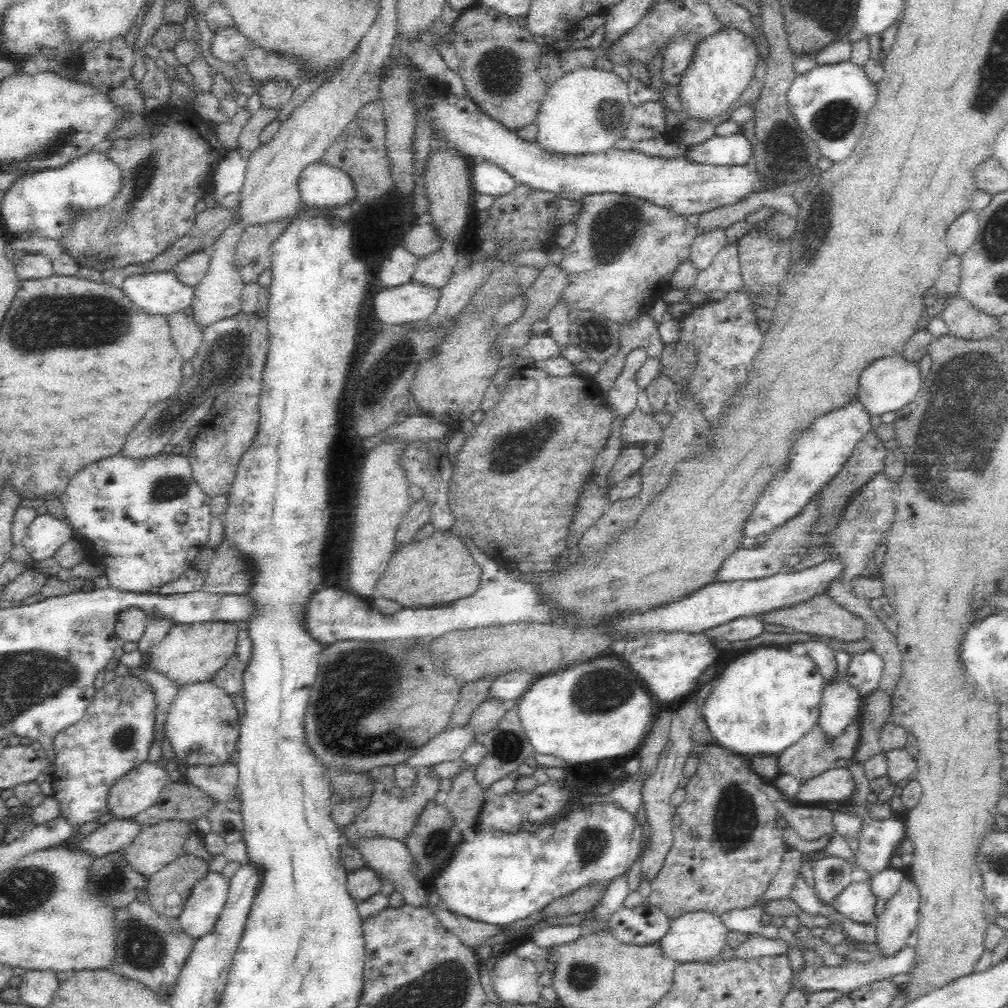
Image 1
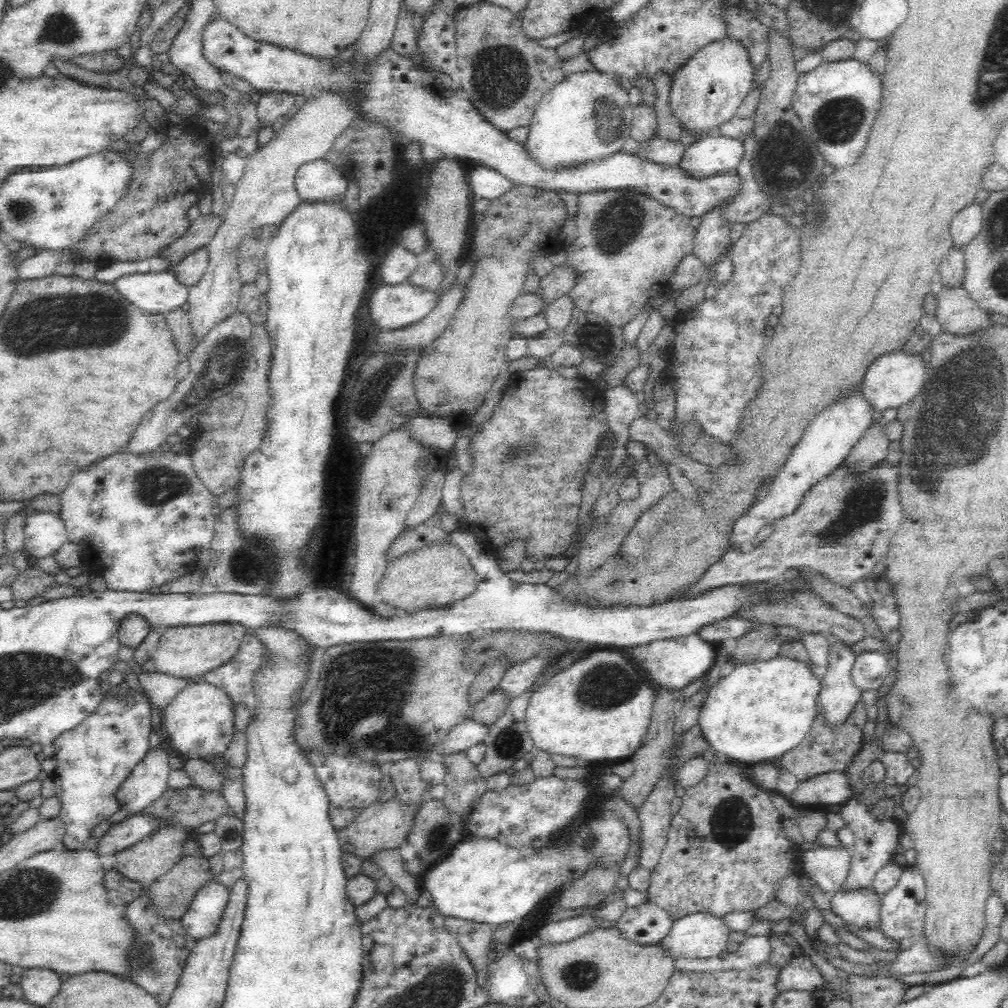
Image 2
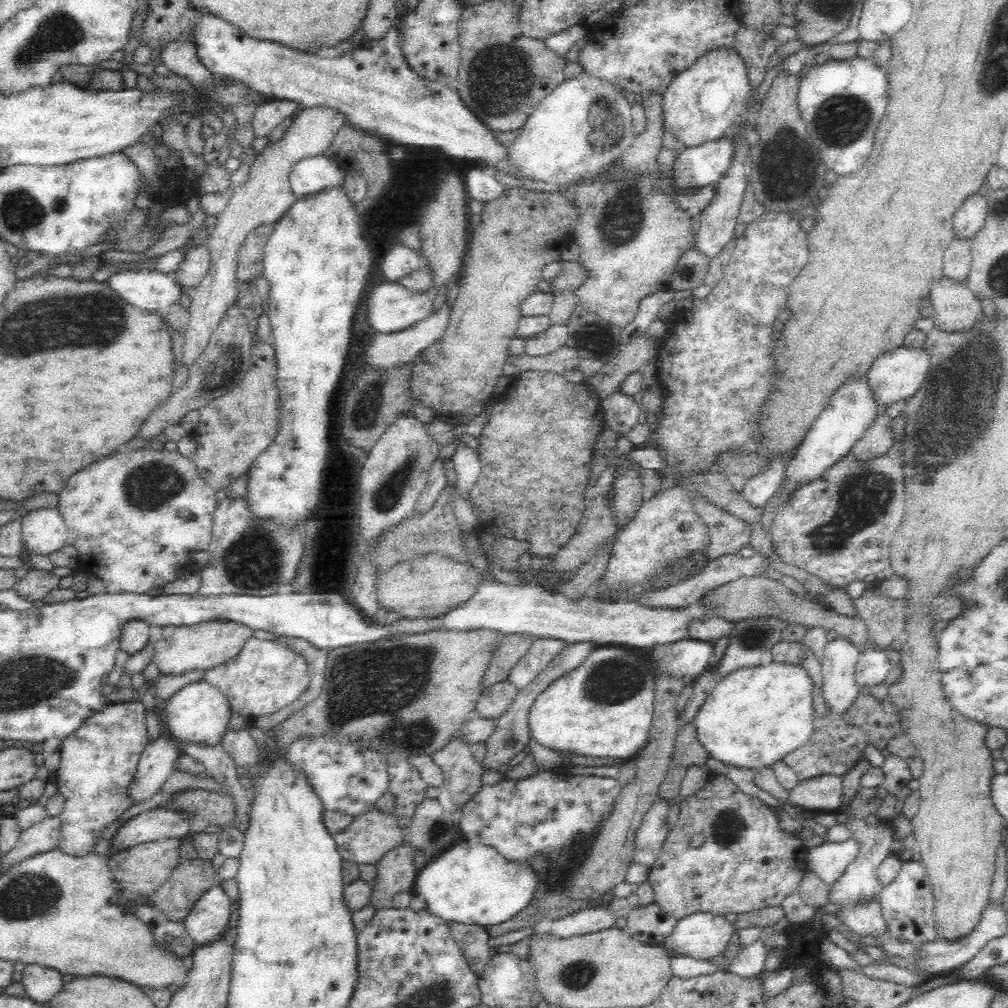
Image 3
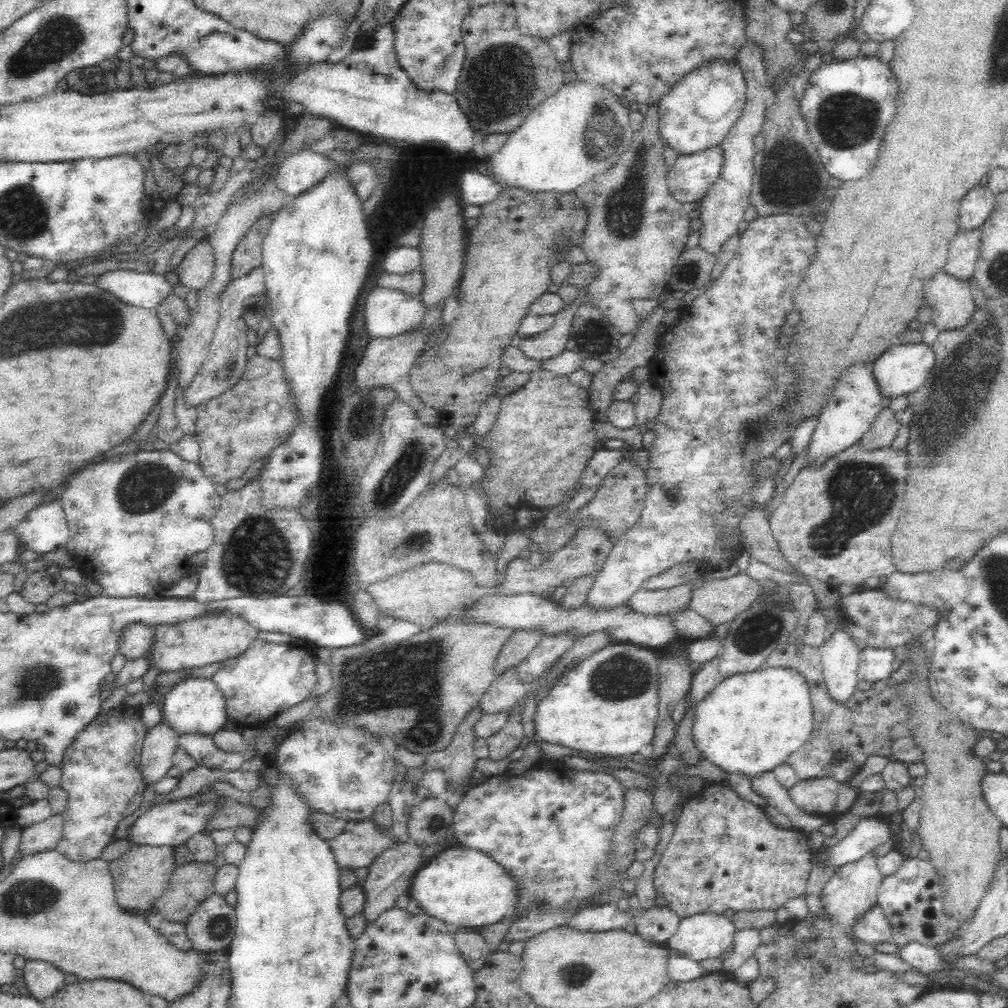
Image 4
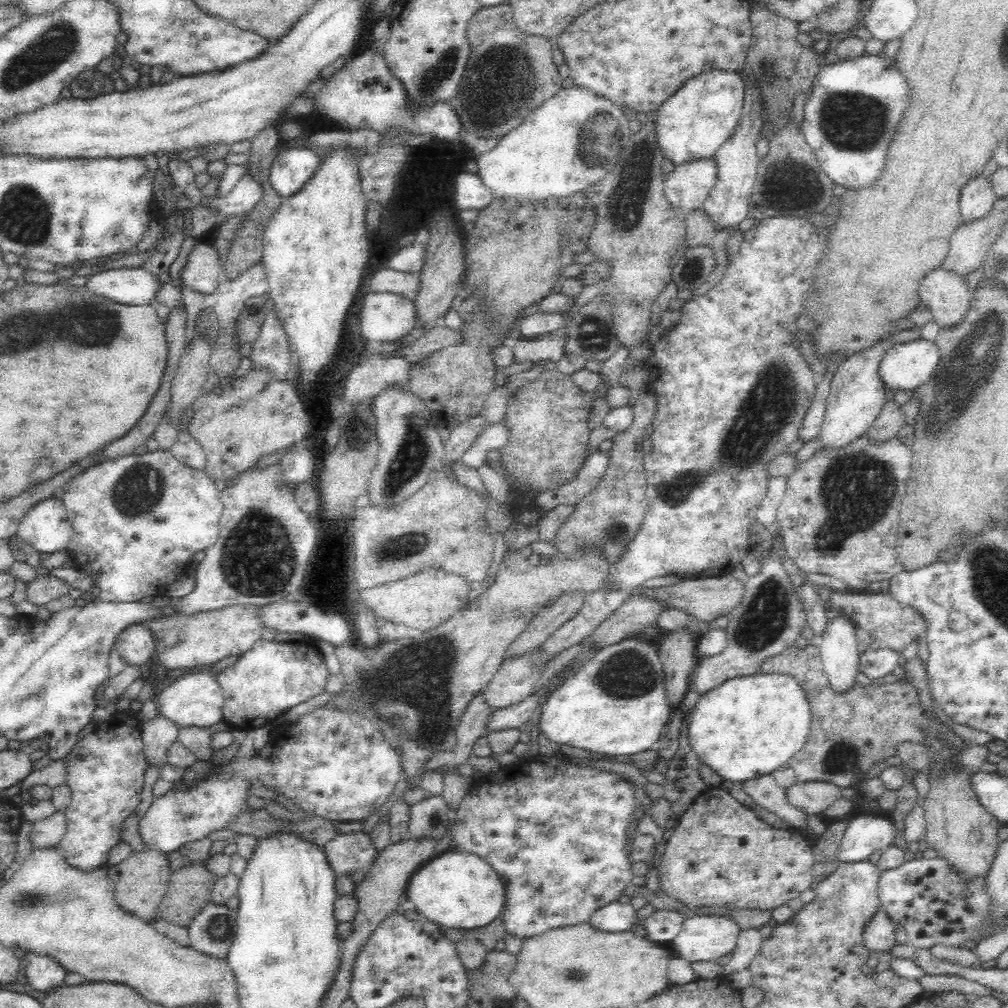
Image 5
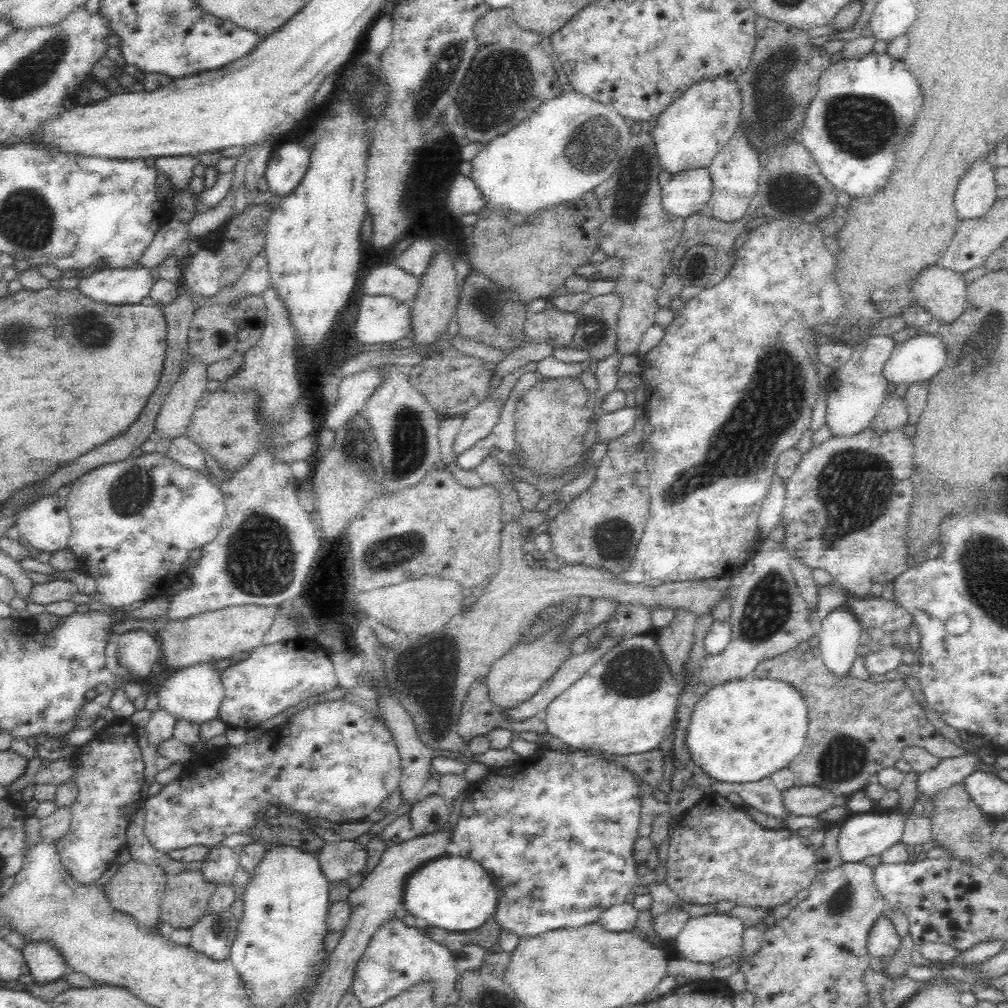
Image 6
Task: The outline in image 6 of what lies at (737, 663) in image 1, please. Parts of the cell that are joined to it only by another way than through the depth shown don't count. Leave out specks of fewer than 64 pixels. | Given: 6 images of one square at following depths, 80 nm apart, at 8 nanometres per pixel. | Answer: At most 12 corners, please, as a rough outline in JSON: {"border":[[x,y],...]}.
{"border":[[745,677],[694,705],[687,746],[710,778],[771,777],[804,749],[787,680]]}

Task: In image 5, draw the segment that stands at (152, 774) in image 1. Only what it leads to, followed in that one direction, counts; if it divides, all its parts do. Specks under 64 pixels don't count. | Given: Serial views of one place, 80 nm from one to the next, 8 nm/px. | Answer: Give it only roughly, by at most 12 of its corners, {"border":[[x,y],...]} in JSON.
{"border":[[158,715],[143,724],[145,763],[159,773],[179,729]]}

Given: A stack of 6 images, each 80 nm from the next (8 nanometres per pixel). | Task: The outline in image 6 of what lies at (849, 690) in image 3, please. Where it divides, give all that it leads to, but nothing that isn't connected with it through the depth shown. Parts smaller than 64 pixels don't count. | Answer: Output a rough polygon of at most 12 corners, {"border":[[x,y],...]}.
{"border":[[843,608],[820,622],[815,643],[837,680],[849,676],[861,628]]}

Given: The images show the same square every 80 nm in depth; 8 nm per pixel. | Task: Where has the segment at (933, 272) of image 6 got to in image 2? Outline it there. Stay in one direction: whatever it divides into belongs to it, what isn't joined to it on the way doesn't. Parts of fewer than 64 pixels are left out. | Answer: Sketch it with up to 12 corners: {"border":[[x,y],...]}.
{"border":[[938,285],[942,330],[966,336],[997,326],[963,288]]}

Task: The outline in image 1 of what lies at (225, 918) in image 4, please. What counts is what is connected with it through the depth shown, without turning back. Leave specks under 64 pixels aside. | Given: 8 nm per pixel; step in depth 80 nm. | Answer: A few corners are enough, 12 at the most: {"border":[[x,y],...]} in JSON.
{"border":[[208,871],[189,890],[177,916],[195,940],[212,932],[229,881]]}

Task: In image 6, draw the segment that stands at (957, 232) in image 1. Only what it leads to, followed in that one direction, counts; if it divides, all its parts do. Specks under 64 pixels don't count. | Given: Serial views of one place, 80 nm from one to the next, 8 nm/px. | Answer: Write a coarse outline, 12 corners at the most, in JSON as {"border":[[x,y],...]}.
{"border":[[992,158],[956,186],[961,219],[988,214],[997,201]]}

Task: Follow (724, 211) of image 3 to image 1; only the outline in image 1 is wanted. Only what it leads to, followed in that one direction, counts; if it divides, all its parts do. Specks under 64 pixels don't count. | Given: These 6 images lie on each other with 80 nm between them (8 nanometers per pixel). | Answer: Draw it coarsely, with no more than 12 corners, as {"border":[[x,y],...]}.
{"border":[[725,229],[693,241],[689,256],[696,271],[712,264],[726,246]]}

